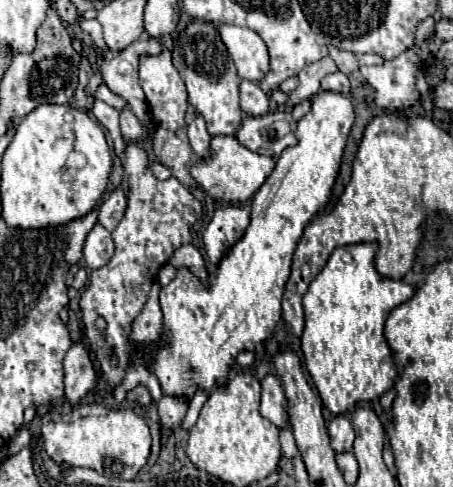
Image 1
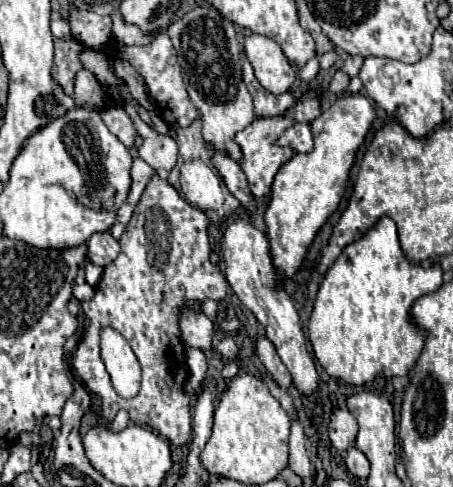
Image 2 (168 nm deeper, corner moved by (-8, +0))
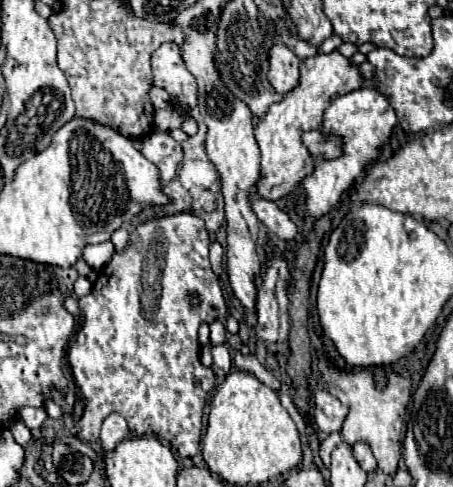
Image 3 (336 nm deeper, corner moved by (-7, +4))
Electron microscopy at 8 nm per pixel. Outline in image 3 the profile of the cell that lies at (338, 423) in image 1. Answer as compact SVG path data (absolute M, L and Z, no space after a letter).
M317 391L315 397L313 397L313 421L315 425L325 433L335 433L335 431L341 431L343 427L343 421L349 413L349 409L345 405L339 403L337 397L333 397L329 391Z

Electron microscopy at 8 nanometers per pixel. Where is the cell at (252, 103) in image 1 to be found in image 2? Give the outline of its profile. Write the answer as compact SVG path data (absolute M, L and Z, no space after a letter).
M242 53L242 77L244 77L244 83L254 99L254 109L256 109L256 115L258 117L272 117L272 115L282 115L286 109L290 109L294 103L296 103L296 97L292 91L288 93L282 93L282 95L274 95L270 91L266 91L258 79L254 77L254 71L252 71L252 65L250 61L244 57Z

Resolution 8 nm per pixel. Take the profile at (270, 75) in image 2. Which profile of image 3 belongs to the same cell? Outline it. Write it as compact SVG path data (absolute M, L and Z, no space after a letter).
M283 43L273 45L269 51L267 79L277 93L289 93L299 83L299 59Z

